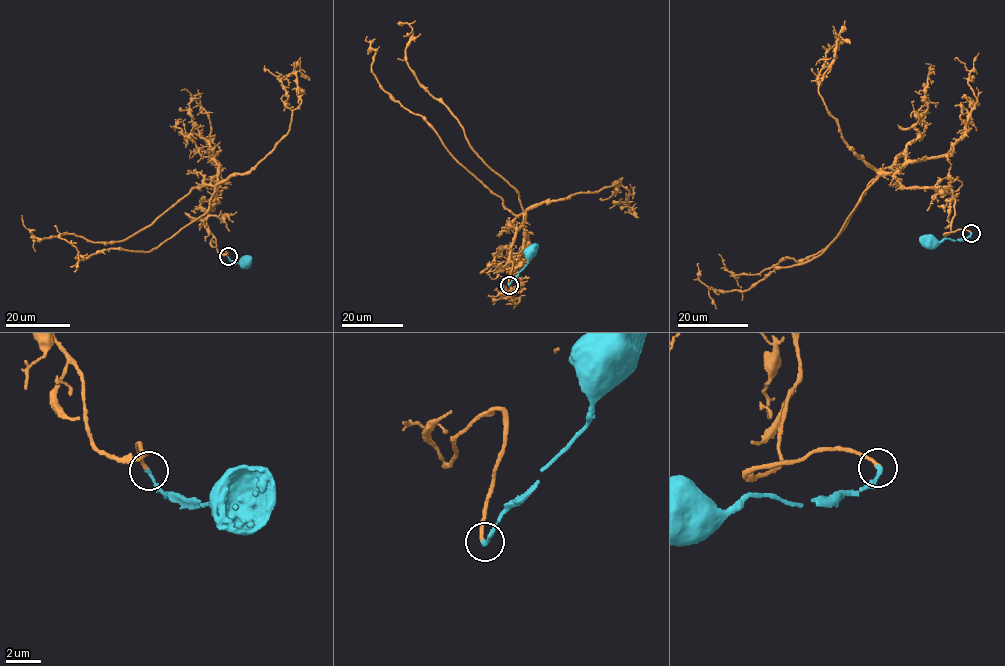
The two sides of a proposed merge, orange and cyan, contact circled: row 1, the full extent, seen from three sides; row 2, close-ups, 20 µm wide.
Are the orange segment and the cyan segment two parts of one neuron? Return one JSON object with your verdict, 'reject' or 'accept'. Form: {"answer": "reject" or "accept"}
{"answer": "accept"}

